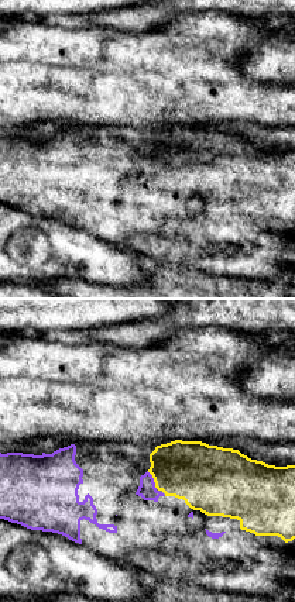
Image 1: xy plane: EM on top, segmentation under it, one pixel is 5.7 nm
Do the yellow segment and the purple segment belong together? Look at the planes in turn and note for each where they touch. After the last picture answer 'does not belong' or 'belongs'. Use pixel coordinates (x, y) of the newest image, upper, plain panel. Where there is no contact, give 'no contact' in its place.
(154, 165)

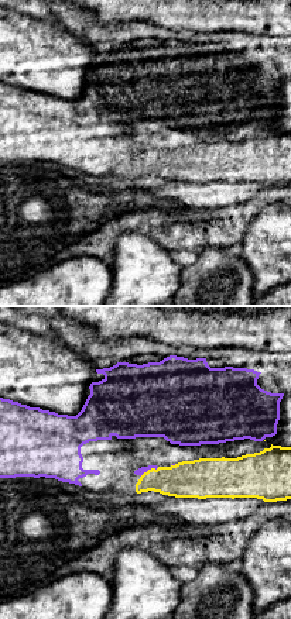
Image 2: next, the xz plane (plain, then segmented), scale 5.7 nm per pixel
(149, 154)

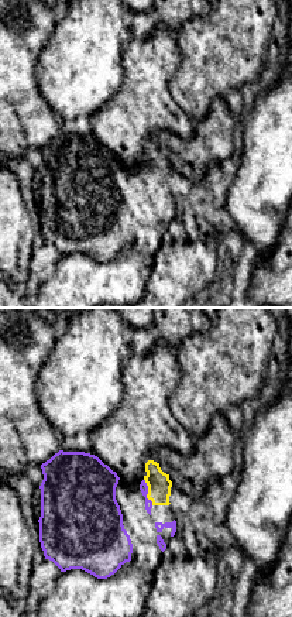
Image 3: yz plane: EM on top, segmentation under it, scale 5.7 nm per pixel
(148, 175)

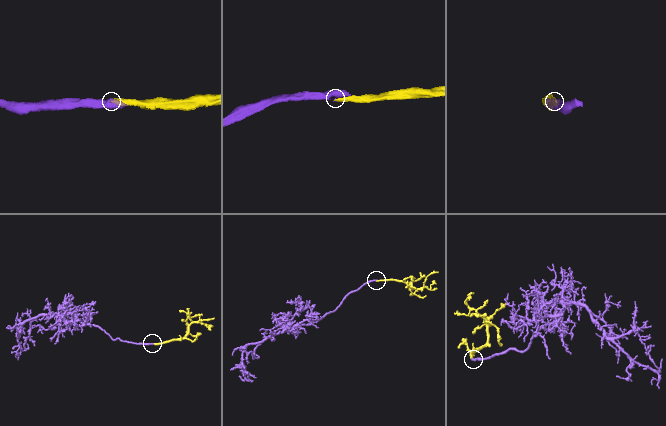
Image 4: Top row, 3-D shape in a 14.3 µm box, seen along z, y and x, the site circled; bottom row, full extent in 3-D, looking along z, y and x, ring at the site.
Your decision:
belongs

